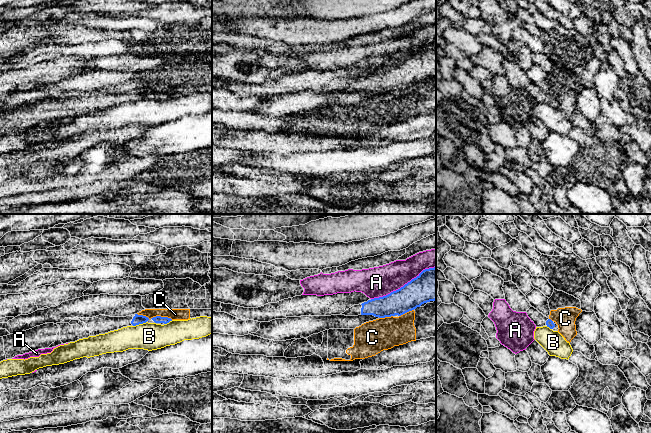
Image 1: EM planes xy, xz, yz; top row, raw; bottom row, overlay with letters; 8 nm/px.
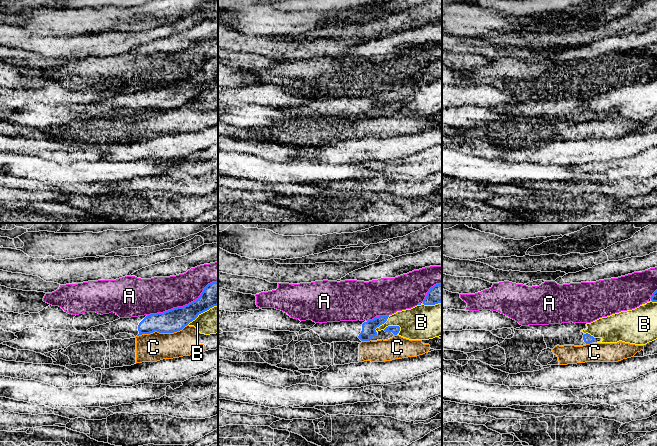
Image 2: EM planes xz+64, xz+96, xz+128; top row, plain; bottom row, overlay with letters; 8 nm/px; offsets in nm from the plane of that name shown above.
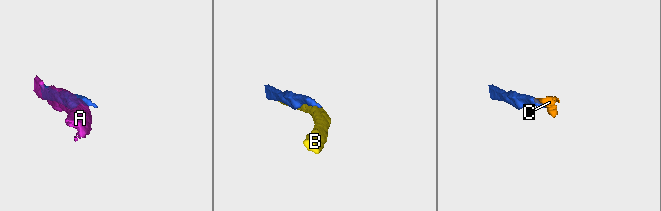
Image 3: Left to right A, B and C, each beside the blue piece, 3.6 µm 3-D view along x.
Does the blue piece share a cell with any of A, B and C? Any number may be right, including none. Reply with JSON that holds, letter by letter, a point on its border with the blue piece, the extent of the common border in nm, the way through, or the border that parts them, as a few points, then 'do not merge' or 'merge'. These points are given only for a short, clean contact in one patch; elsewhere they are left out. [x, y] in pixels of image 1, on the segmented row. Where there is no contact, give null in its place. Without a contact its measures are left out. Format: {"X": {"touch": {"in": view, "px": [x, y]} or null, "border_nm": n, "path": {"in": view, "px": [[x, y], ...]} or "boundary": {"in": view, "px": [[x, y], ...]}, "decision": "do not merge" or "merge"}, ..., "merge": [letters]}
{"A": {"touch": {"in": "xz", "px": [404, 285]}, "border_nm": 600, "decision": "do not merge"}, "B": {"touch": {"in": "xy", "px": [139, 323]}, "border_nm": 120, "decision": "do not merge"}, "C": {"touch": {"in": "xy", "px": [155, 317]}, "border_nm": 300, "boundary": {"in": "xy", "px": [[137, 313], [149, 318], [167, 316], [172, 319]]}, "decision": "do not merge"}, "merge": []}

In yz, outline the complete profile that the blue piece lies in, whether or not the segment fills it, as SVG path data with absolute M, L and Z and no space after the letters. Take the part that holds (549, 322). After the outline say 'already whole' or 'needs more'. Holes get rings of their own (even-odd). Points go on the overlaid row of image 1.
M531 306L527 310L526 313L527 313L528 317L531 319L531 321L534 322L536 327L547 326L550 329L552 329L553 331L558 331L559 328L558 328L558 325L556 324L556 322L554 322L551 319L549 319L546 316L544 316L542 313L540 313L534 307Z; needs more

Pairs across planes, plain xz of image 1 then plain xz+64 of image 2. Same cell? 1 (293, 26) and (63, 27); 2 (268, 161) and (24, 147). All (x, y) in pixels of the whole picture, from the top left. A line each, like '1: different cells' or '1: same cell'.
1: different cells
2: different cells

